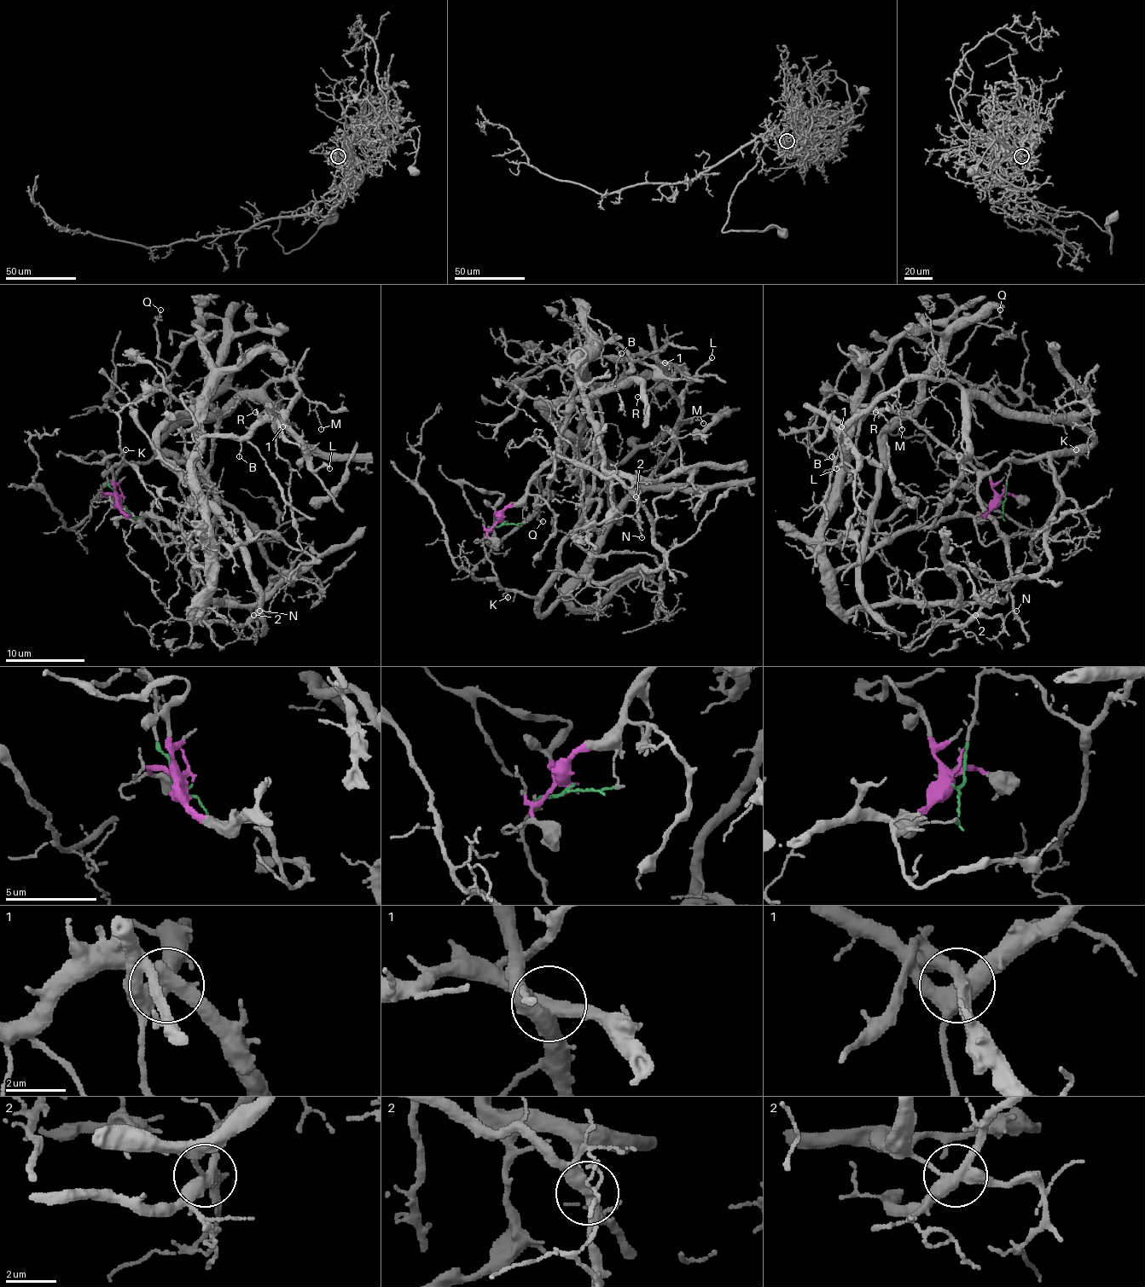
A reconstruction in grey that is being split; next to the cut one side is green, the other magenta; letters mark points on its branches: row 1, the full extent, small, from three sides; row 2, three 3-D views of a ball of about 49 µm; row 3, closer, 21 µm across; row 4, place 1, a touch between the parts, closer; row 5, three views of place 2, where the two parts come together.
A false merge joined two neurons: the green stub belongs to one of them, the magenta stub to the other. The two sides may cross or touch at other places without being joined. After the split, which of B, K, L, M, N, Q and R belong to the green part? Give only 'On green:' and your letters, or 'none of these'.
On green: K, M, R

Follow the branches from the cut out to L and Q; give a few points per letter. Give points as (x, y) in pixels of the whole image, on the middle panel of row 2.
L: (504, 523), (504, 511), (556, 449), (564, 411), (594, 344), (574, 361), (648, 356), (692, 377), (711, 356)
Q: (504, 523), (504, 511), (556, 449), (594, 344), (576, 365), (592, 383), (592, 407), (540, 478), (542, 520)

